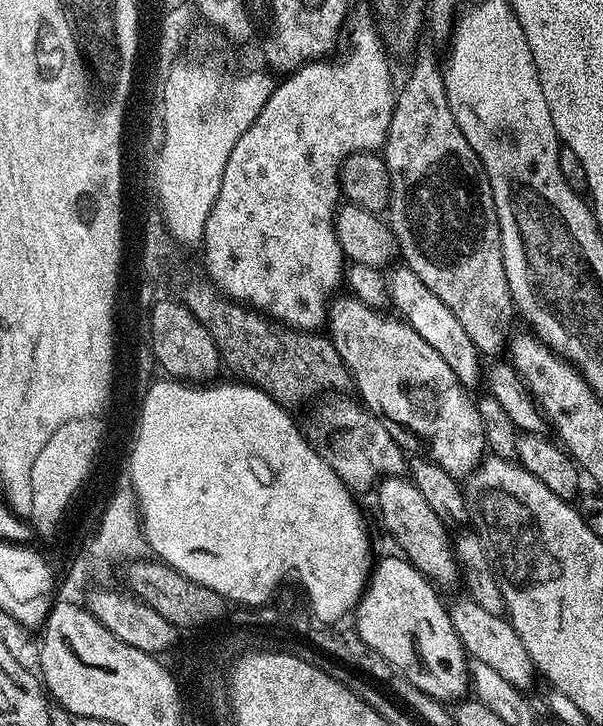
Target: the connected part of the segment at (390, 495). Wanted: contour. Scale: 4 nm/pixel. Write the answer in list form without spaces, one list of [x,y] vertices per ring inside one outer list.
[[[407,475],[385,476],[375,485],[376,504],[380,507],[380,520],[384,528],[396,539],[404,559],[412,563],[427,580],[441,589],[448,588],[460,580],[460,567],[456,564],[453,541],[448,540],[441,513],[430,508],[430,503],[412,479]]]

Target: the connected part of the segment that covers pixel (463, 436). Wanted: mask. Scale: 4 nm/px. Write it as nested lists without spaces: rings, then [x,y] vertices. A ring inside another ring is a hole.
[[[355,294],[343,295],[337,295],[331,301],[326,317],[326,332],[332,345],[338,350],[344,368],[352,371],[352,380],[360,391],[358,396],[364,407],[375,412],[389,425],[397,424],[398,427],[413,432],[422,443],[428,444],[427,455],[442,470],[448,471],[455,478],[467,477],[486,452],[482,418],[473,397],[468,397],[471,395],[458,382],[454,370],[446,366],[446,358],[441,358],[438,350],[429,346],[403,319],[391,320],[390,317],[383,316],[380,308],[372,308]]]

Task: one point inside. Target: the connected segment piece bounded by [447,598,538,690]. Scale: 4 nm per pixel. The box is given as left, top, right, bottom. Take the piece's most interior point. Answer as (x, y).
(483, 636)

